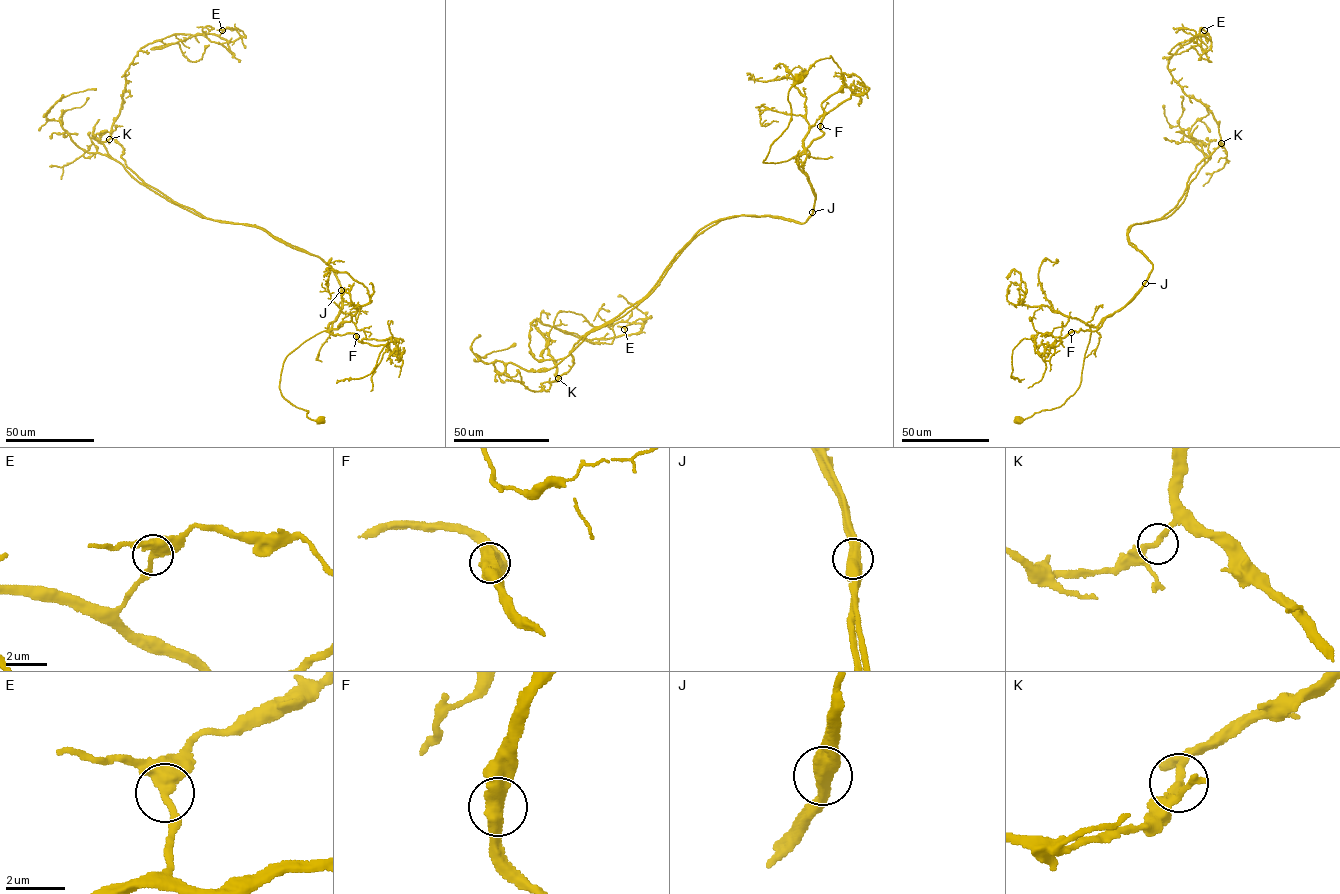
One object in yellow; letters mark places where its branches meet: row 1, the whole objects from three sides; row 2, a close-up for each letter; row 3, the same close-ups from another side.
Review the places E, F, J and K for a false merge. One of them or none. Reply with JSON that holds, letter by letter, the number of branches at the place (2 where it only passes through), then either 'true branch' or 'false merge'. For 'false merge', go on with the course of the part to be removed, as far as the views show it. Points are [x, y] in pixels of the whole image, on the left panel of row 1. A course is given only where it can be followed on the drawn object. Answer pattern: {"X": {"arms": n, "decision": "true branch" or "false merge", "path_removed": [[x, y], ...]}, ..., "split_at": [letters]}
{"E": {"arms": 2, "decision": "true branch"}, "F": {"arms": 2, "decision": "true branch"}, "J": {"arms": 2, "decision": "false merge", "path_removed": [[341, 290], [121, 156], [141, 48], [232, 52], [150, 49], [209, 45]]}, "K": {"arms": 2, "decision": "true branch"}, "split_at": ["J"]}

